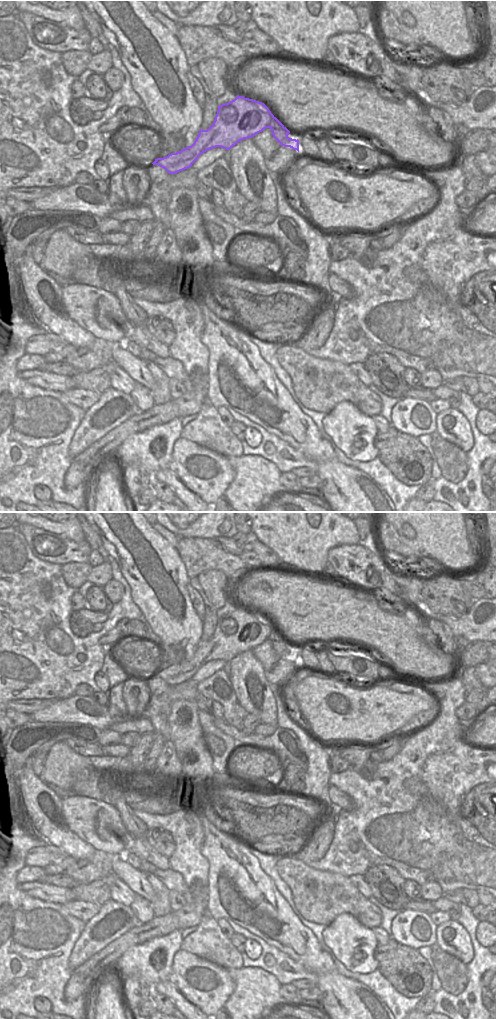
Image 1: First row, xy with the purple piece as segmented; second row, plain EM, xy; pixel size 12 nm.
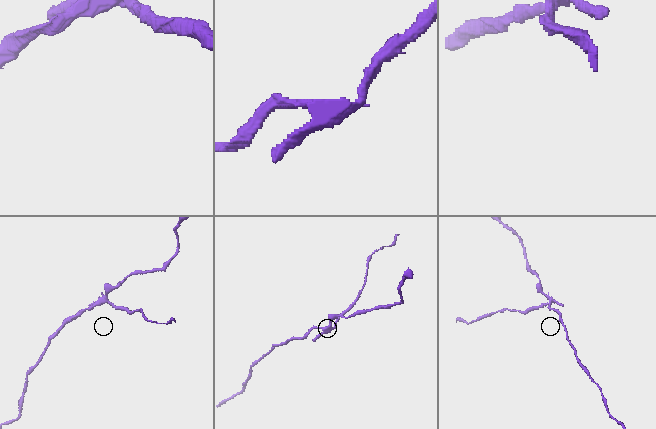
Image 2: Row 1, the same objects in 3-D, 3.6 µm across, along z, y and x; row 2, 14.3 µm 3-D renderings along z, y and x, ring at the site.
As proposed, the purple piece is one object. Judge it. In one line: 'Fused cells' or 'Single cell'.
Fused cells

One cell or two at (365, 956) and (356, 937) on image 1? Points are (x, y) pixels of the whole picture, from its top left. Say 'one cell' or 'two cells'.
one cell

